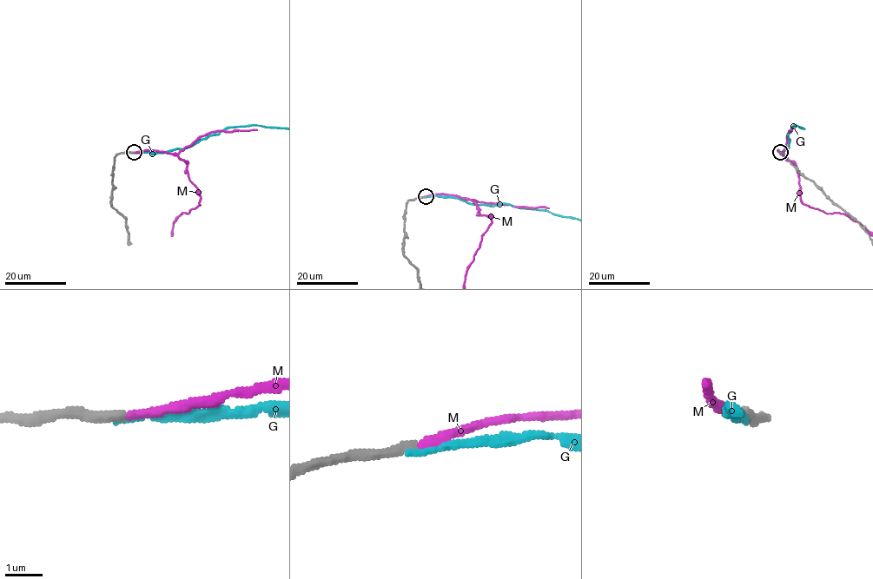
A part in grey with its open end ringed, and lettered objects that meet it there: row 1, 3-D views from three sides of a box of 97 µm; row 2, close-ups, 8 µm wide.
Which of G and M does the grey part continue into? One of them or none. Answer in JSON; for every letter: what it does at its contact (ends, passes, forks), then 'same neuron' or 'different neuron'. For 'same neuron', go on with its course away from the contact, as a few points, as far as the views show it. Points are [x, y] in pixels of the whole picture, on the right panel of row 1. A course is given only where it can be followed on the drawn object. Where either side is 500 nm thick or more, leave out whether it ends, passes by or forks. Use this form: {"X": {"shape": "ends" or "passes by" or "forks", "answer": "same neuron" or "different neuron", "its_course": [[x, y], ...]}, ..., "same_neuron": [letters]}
{"G": {"shape": "ends", "answer": "different neuron"}, "M": {"shape": "ends", "answer": "same neuron"}, "same_neuron": ["M"]}

